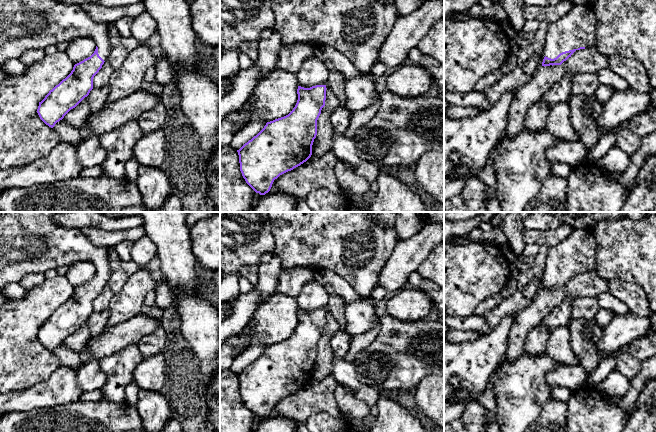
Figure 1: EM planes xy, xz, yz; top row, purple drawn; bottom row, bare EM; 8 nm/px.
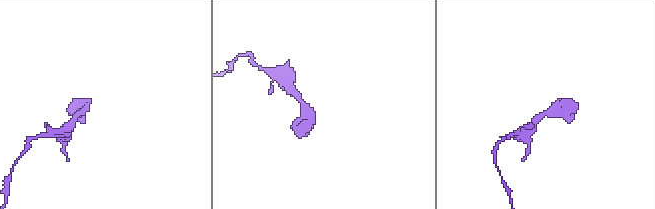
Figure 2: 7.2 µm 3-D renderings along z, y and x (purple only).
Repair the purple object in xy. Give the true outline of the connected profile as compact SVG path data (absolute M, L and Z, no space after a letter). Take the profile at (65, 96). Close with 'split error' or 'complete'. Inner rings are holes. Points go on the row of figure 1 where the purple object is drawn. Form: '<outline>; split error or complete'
M0 0L0 68L6 61L19 58L29 49L45 49L79 37L90 37L96 43L94 53L74 65L71 73L39 102L40 119L53 128L57 122L75 108L93 89L93 78L107 61L110 52L107 23L100 23L82 9L59 0Z; split error

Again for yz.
M573 4L568 14L549 23L542 66L561 65L576 50L594 47L596 21L593 6Z; split error

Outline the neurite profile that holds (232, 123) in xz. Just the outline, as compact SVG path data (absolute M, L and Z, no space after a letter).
M237 109L228 113L220 121L220 148L229 145L234 134L240 131L251 117L251 110Z

